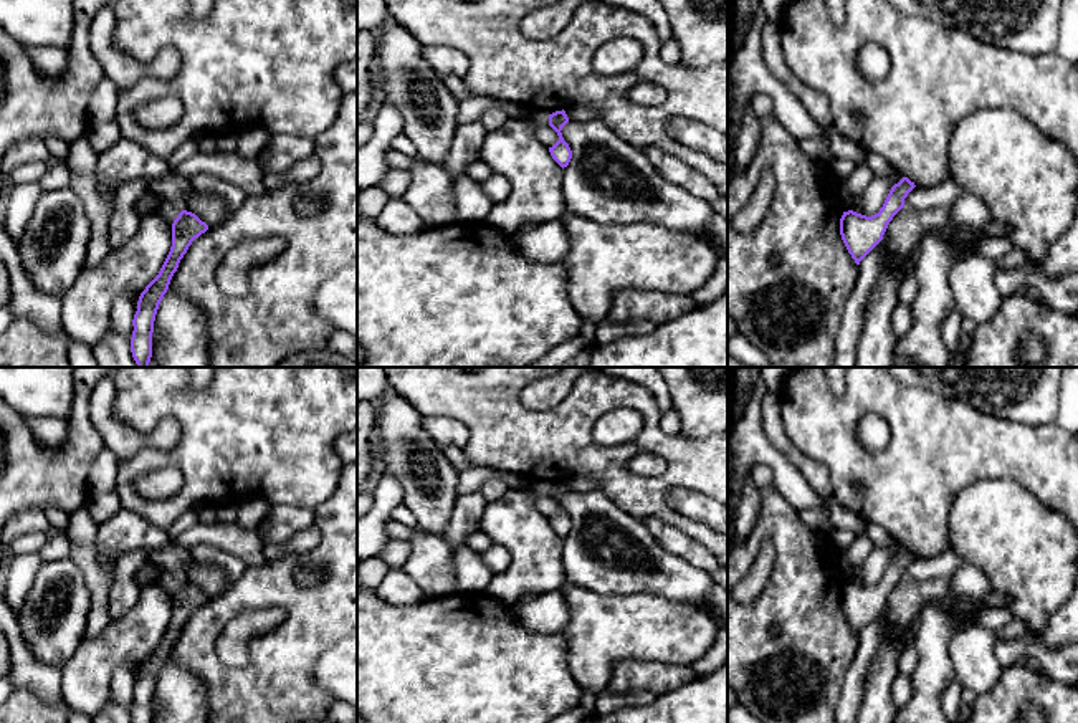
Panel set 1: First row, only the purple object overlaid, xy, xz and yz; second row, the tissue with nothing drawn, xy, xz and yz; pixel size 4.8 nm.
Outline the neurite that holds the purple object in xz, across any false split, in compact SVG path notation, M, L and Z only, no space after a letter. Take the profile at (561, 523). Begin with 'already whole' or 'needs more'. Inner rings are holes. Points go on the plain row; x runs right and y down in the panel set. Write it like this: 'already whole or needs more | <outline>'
already whole | M556 481L552 485L549 485L549 496L557 503L559 511L549 518L549 523L552 526L552 529L564 539L569 536L570 529L572 529L572 521L569 518L569 515L564 511L562 508L562 498L569 493L569 488L565 485L565 481Z

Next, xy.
already whole | M182 581L174 591L170 622L159 645L145 657L137 672L137 682L132 690L131 723L152 723L152 703L159 675L188 617L207 601L208 596L187 581Z

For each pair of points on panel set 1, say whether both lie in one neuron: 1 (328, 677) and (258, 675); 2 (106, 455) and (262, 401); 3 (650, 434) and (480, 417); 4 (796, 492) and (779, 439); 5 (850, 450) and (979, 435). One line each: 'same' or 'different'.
1: different
2: different
3: same
4: different
5: same

